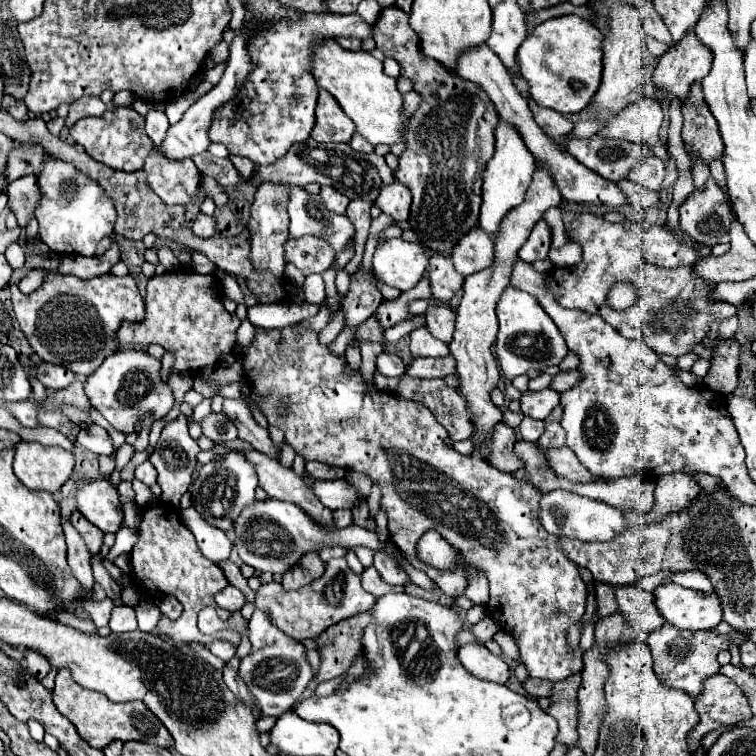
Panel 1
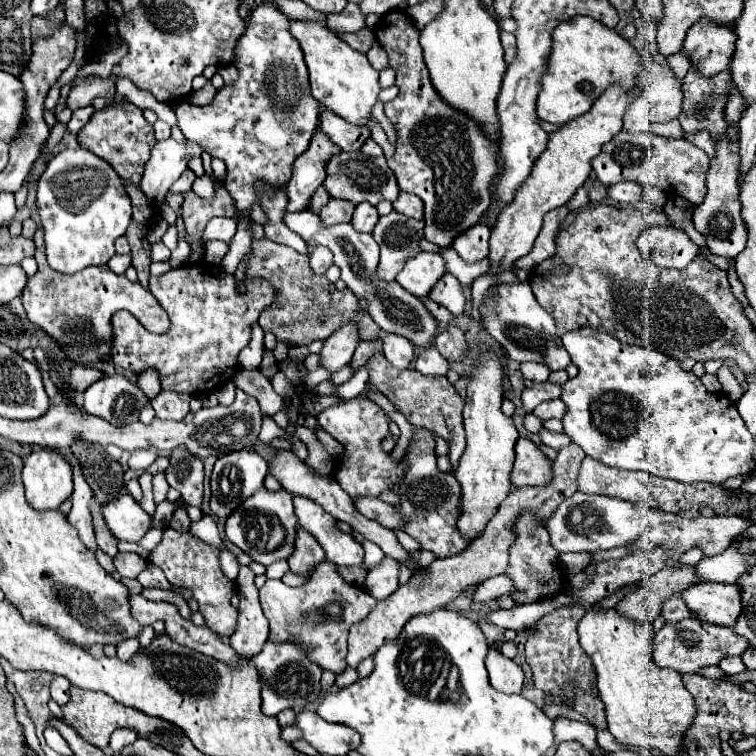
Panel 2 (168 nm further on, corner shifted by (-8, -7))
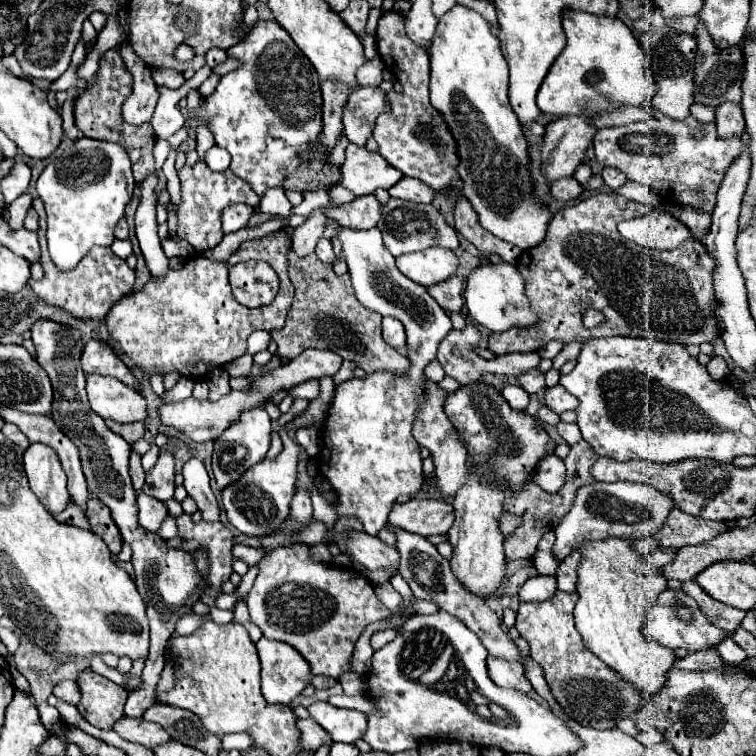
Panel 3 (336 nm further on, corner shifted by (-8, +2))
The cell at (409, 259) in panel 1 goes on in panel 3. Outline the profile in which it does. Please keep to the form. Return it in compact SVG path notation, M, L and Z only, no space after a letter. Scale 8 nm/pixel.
M441 246L425 248L421 252L403 254L397 258L397 268L407 278L411 278L413 282L417 282L425 288L453 276L457 266L459 266L459 260L455 256L455 252L441 248Z

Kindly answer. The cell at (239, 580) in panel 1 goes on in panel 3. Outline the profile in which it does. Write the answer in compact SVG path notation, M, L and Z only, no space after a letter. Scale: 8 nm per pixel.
M261 638L257 644L259 660L261 660L261 692L269 704L291 704L295 696L299 696L311 684L311 668L305 658L285 642L273 642L269 638Z

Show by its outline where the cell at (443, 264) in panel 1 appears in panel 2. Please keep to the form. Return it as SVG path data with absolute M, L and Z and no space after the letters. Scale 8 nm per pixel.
M445 273L445 275L439 279L439 283L437 283L437 285L433 287L433 291L429 293L429 297L431 297L435 303L447 307L453 315L461 315L463 309L465 309L465 295L463 295L463 291L461 291L461 283L459 283L459 279L457 279L455 275L451 275L451 273Z

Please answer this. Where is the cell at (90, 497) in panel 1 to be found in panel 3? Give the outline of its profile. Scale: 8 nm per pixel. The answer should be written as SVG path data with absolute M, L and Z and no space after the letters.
M139 492L137 508L139 508L139 526L143 526L147 532L157 532L159 524L167 516L167 508L163 506L163 502Z

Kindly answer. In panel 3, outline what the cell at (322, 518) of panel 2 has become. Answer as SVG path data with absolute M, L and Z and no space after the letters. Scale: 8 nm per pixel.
M349 532L347 550L355 562L363 564L369 570L379 570L379 568L395 570L399 564L399 554L395 548L385 546L379 538L373 538L365 532Z

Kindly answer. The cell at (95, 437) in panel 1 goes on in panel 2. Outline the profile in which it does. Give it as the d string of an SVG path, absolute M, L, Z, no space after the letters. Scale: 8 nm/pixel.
M138 449L131 455L128 465L131 469L146 469L157 459L157 453L154 450Z

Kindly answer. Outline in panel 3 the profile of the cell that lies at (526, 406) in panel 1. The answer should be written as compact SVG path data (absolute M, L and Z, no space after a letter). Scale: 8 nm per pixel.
M557 384L557 386L545 390L545 406L551 408L553 412L561 414L565 410L575 410L577 408L577 398L571 396L565 388L561 388Z

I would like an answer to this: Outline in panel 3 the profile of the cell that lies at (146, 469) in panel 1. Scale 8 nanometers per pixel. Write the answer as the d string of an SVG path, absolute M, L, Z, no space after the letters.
M161 452L155 468L151 472L147 472L147 480L145 480L143 492L147 496L153 496L153 498L161 500L161 502L173 498L173 490L175 490L173 476L175 476L175 470L173 470L173 454Z

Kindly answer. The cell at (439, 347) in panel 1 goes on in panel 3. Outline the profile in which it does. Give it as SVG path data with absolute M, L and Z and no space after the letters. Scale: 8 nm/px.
M431 360L431 364L427 364L427 368L425 368L425 376L429 376L431 380L435 380L437 383L441 382L443 376L445 376L445 370L443 370L441 362L439 360Z

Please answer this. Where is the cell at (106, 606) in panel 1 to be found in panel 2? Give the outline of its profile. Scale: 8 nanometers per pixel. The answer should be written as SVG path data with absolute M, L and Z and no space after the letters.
M129 639L129 641L123 641L119 647L117 647L117 657L121 661L129 661L139 649L139 641L137 639Z

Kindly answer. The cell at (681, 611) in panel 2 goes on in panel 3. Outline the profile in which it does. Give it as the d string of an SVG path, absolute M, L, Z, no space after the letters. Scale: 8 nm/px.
M693 582L685 584L683 590L687 592L687 596L695 598L695 602L699 604L699 608L703 610L703 614L719 628L727 630L727 632L735 632L743 620L743 616L747 614L745 610L739 610L739 608L733 608L733 606L727 606L727 604L721 604L717 600L713 600L711 596L705 596L705 592L701 592L701 588Z

